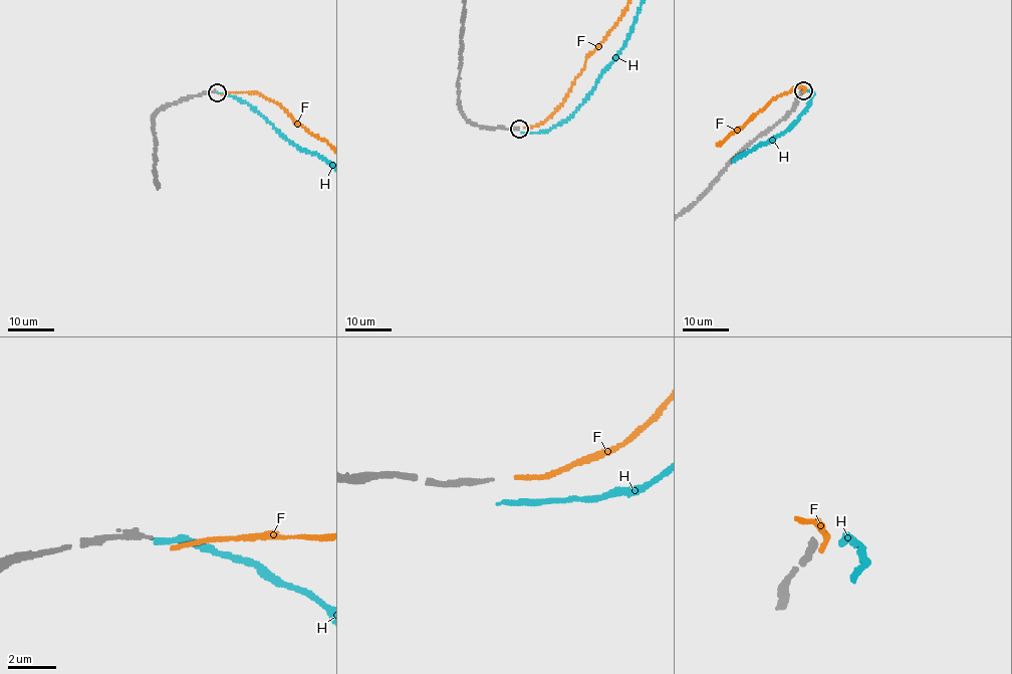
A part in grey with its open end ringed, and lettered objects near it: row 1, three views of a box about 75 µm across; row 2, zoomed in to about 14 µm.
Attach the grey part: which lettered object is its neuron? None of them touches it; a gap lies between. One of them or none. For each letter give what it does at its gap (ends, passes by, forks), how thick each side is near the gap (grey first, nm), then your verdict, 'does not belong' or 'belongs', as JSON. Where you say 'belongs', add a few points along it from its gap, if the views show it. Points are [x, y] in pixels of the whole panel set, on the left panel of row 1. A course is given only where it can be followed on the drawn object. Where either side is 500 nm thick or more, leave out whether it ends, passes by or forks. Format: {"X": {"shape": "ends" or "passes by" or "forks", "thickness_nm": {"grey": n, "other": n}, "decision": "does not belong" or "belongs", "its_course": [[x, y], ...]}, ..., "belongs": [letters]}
{"F": {"shape": "ends", "thickness_nm": {"grey": 200, "other": 180}, "decision": "does not belong"}, "H": {"shape": "ends", "thickness_nm": {"grey": 200, "other": 240}, "decision": "does not belong"}, "belongs": []}

